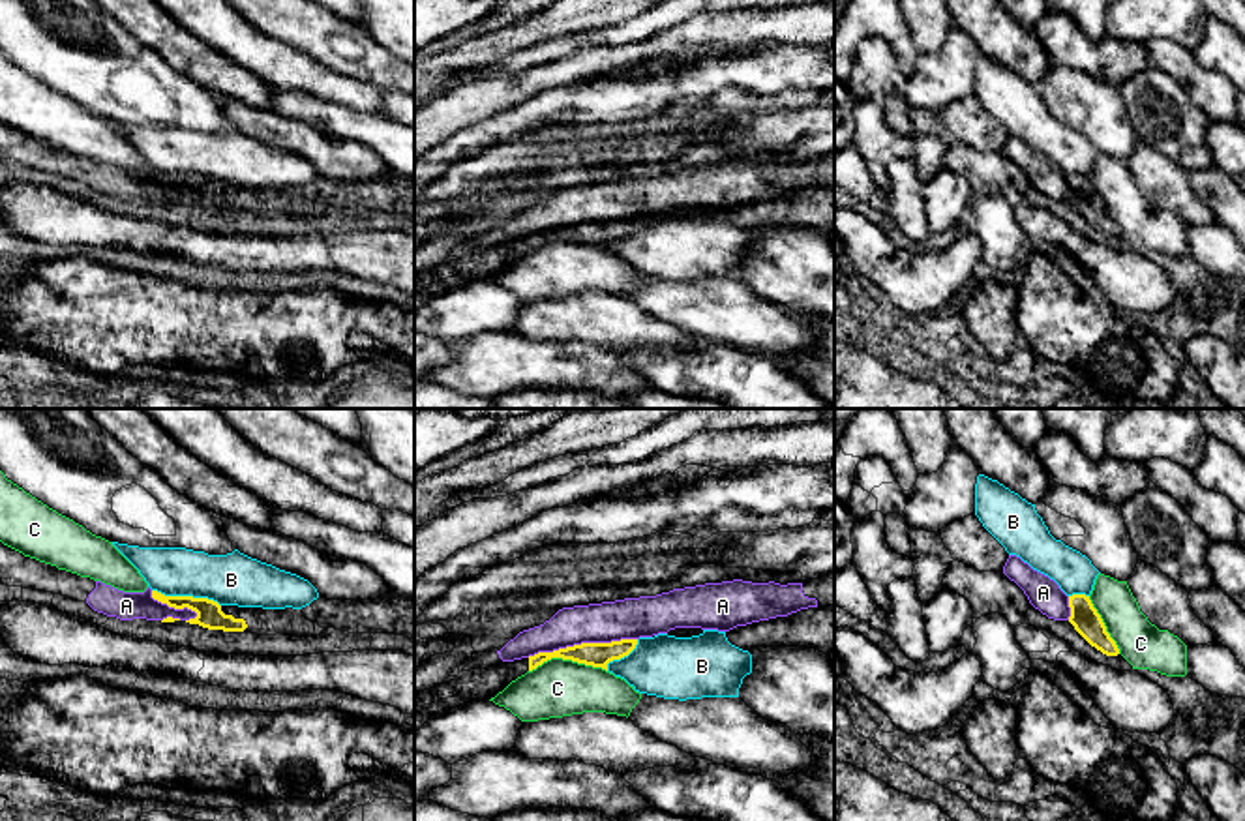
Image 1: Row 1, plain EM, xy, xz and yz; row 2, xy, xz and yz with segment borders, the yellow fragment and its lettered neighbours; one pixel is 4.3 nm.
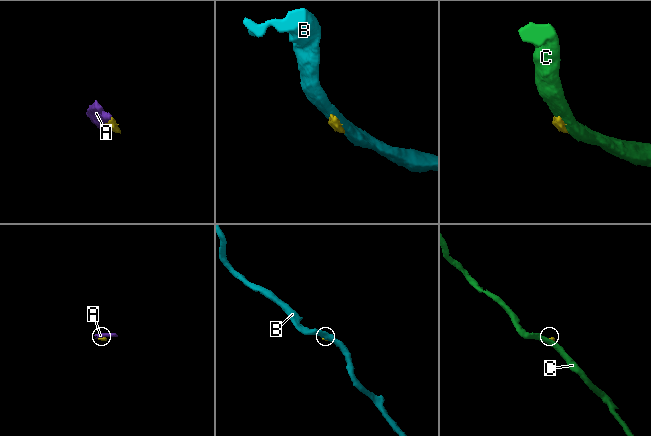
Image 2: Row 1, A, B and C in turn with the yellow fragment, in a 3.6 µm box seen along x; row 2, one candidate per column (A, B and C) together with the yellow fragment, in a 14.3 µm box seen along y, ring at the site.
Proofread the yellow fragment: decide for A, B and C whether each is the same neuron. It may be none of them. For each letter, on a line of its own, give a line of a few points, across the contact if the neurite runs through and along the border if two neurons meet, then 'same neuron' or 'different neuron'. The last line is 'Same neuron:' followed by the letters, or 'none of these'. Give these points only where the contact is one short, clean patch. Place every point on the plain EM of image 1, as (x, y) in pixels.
A: different neuron
B: different neuron
C: different neuron
Same neuron: none of these

